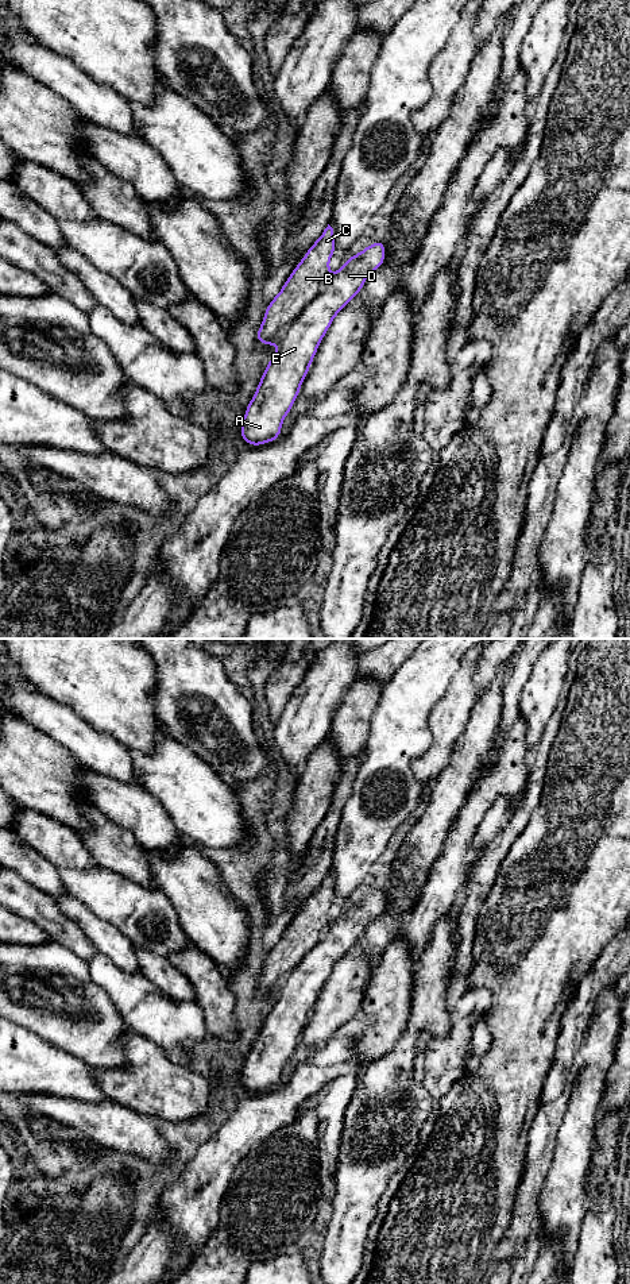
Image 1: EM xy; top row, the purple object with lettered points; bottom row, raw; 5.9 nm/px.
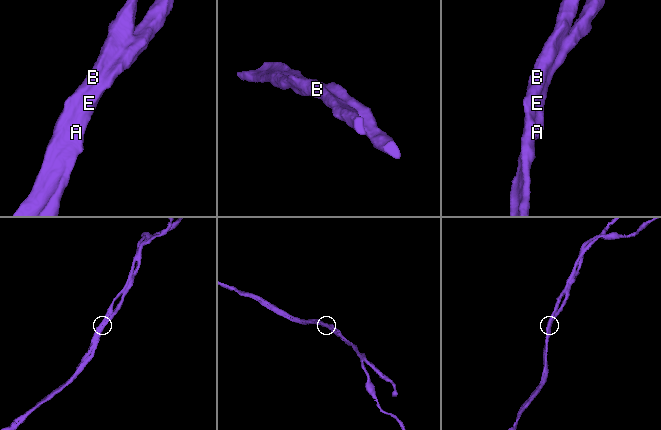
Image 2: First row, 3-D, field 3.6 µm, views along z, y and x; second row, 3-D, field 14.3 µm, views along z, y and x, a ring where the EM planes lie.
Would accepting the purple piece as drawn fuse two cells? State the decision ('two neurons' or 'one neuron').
two neurons

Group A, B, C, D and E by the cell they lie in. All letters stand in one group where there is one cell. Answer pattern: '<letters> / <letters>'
A D E / B C

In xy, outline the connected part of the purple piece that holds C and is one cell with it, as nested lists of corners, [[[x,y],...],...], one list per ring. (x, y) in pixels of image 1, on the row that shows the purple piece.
[[[328,224],[266,308],[256,342],[267,347],[277,343],[289,324],[317,297],[331,277],[329,261],[335,251],[335,232]]]

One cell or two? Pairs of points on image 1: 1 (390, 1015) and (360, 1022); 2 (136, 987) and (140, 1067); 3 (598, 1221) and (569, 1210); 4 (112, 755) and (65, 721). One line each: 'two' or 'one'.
1: two
2: two
3: two
4: one

